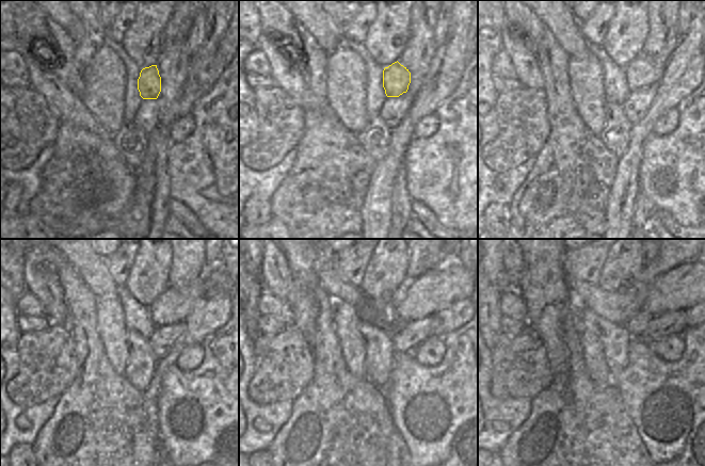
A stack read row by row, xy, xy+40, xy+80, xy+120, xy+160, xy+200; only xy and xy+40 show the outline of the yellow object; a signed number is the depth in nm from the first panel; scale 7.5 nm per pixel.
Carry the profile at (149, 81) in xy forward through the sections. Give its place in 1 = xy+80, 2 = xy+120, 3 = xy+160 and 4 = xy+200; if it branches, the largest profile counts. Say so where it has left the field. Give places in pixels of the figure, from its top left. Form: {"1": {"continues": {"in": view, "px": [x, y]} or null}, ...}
{"1": {"continues": {"in": "xy+80", "px": [641, 71]}}, "2": {"continues": {"in": "xy+120", "px": [174, 305]}}, "3": {"continues": {"in": "xy+160", "px": [448, 283]}}, "4": {"continues": {"in": "xy+200", "px": [689, 284]}}}

